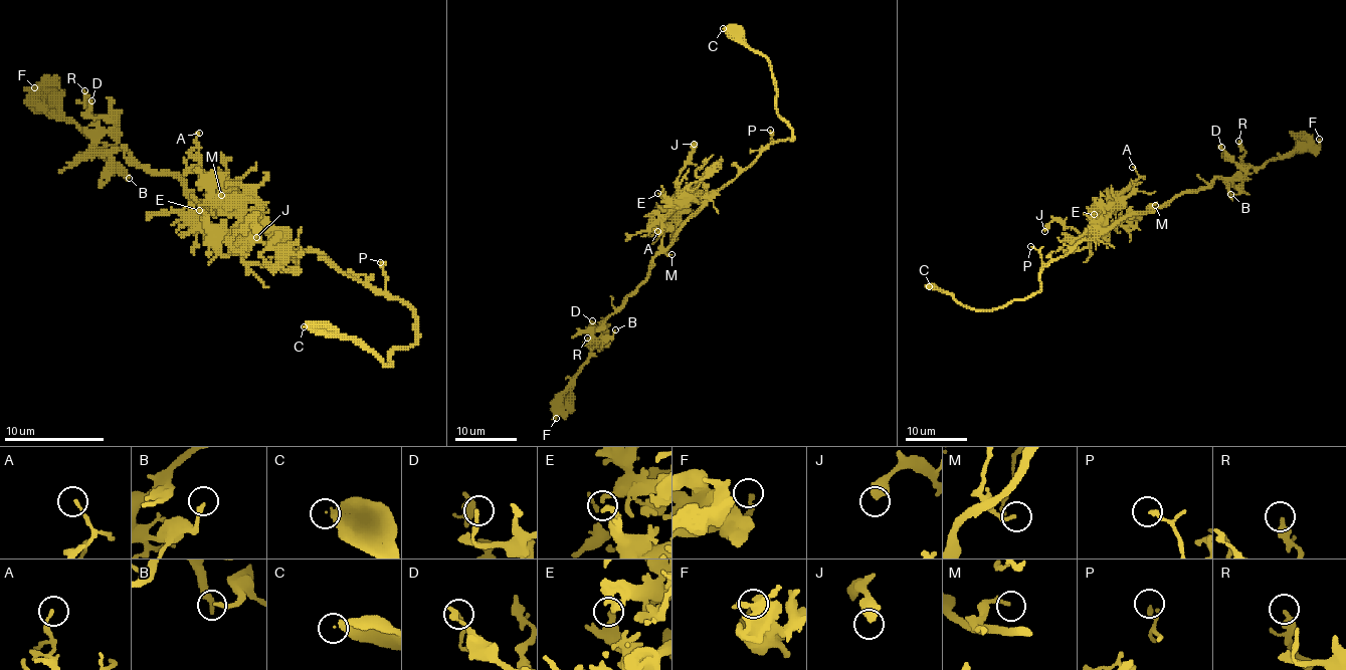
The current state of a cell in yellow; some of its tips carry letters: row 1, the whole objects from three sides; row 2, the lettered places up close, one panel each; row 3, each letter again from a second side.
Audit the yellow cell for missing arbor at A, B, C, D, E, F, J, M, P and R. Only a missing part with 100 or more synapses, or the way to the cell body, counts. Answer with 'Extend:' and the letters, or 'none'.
Extend: C

